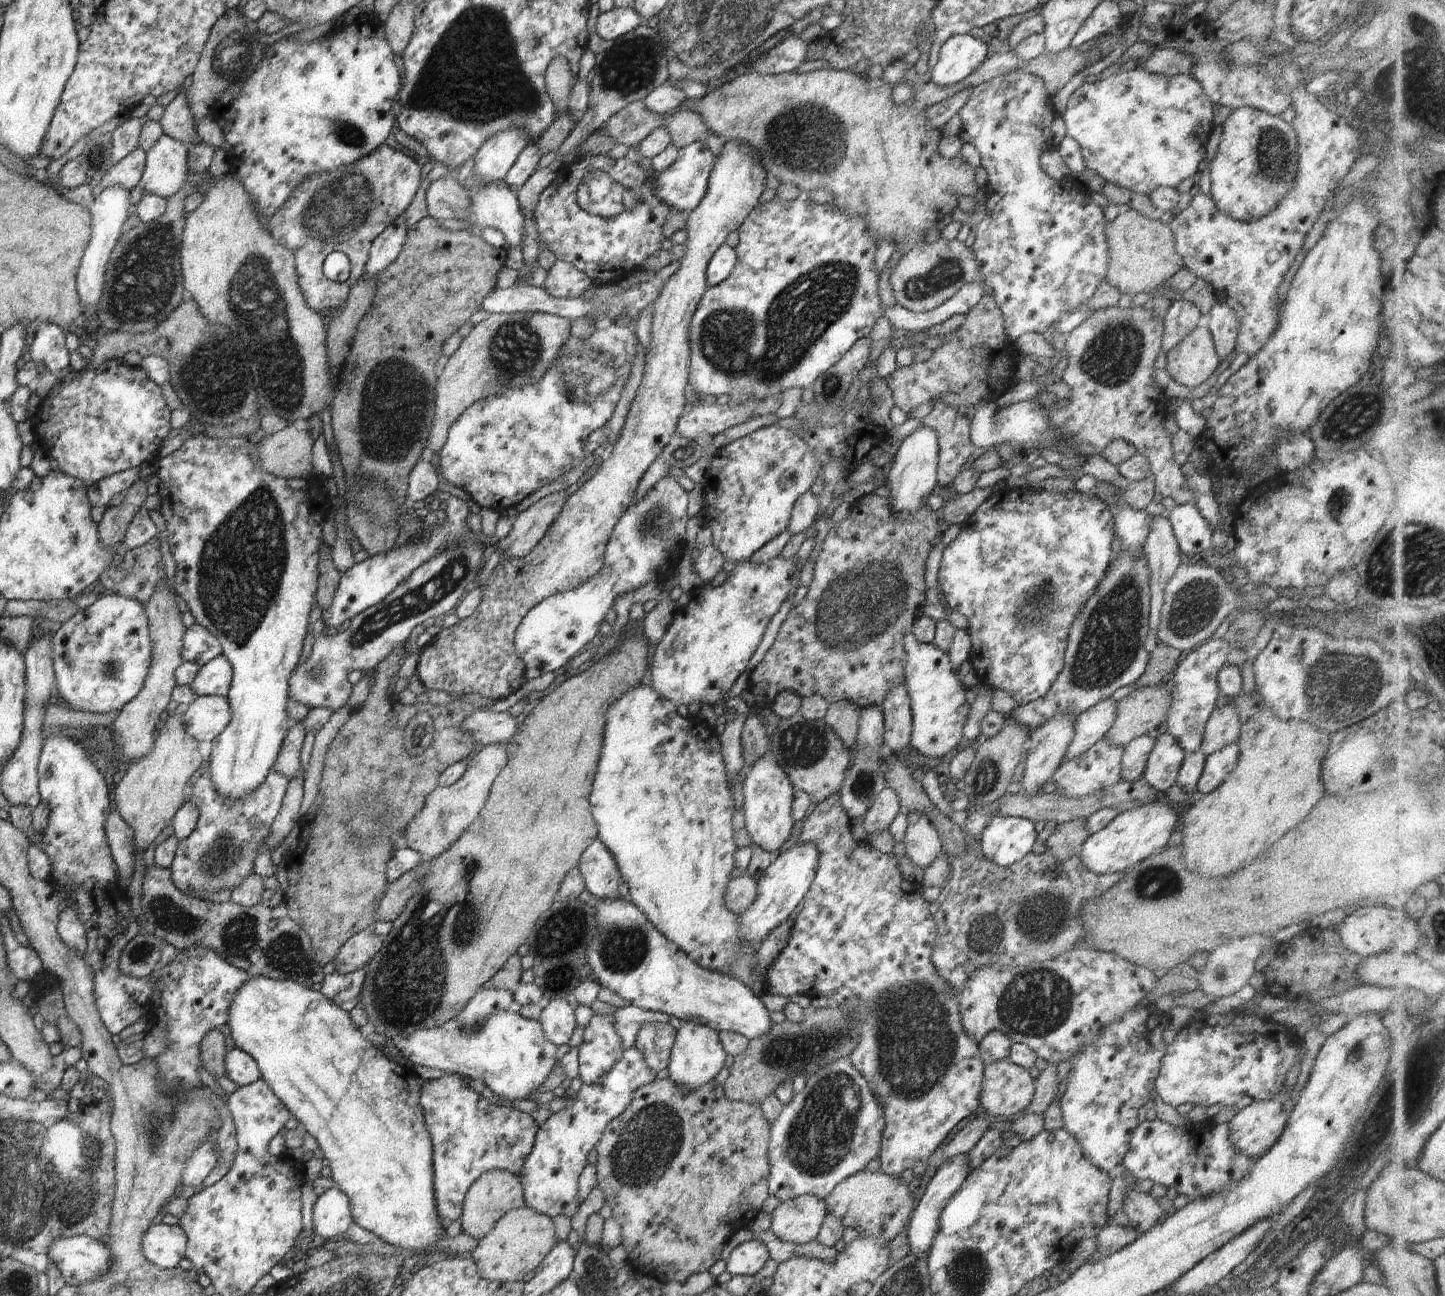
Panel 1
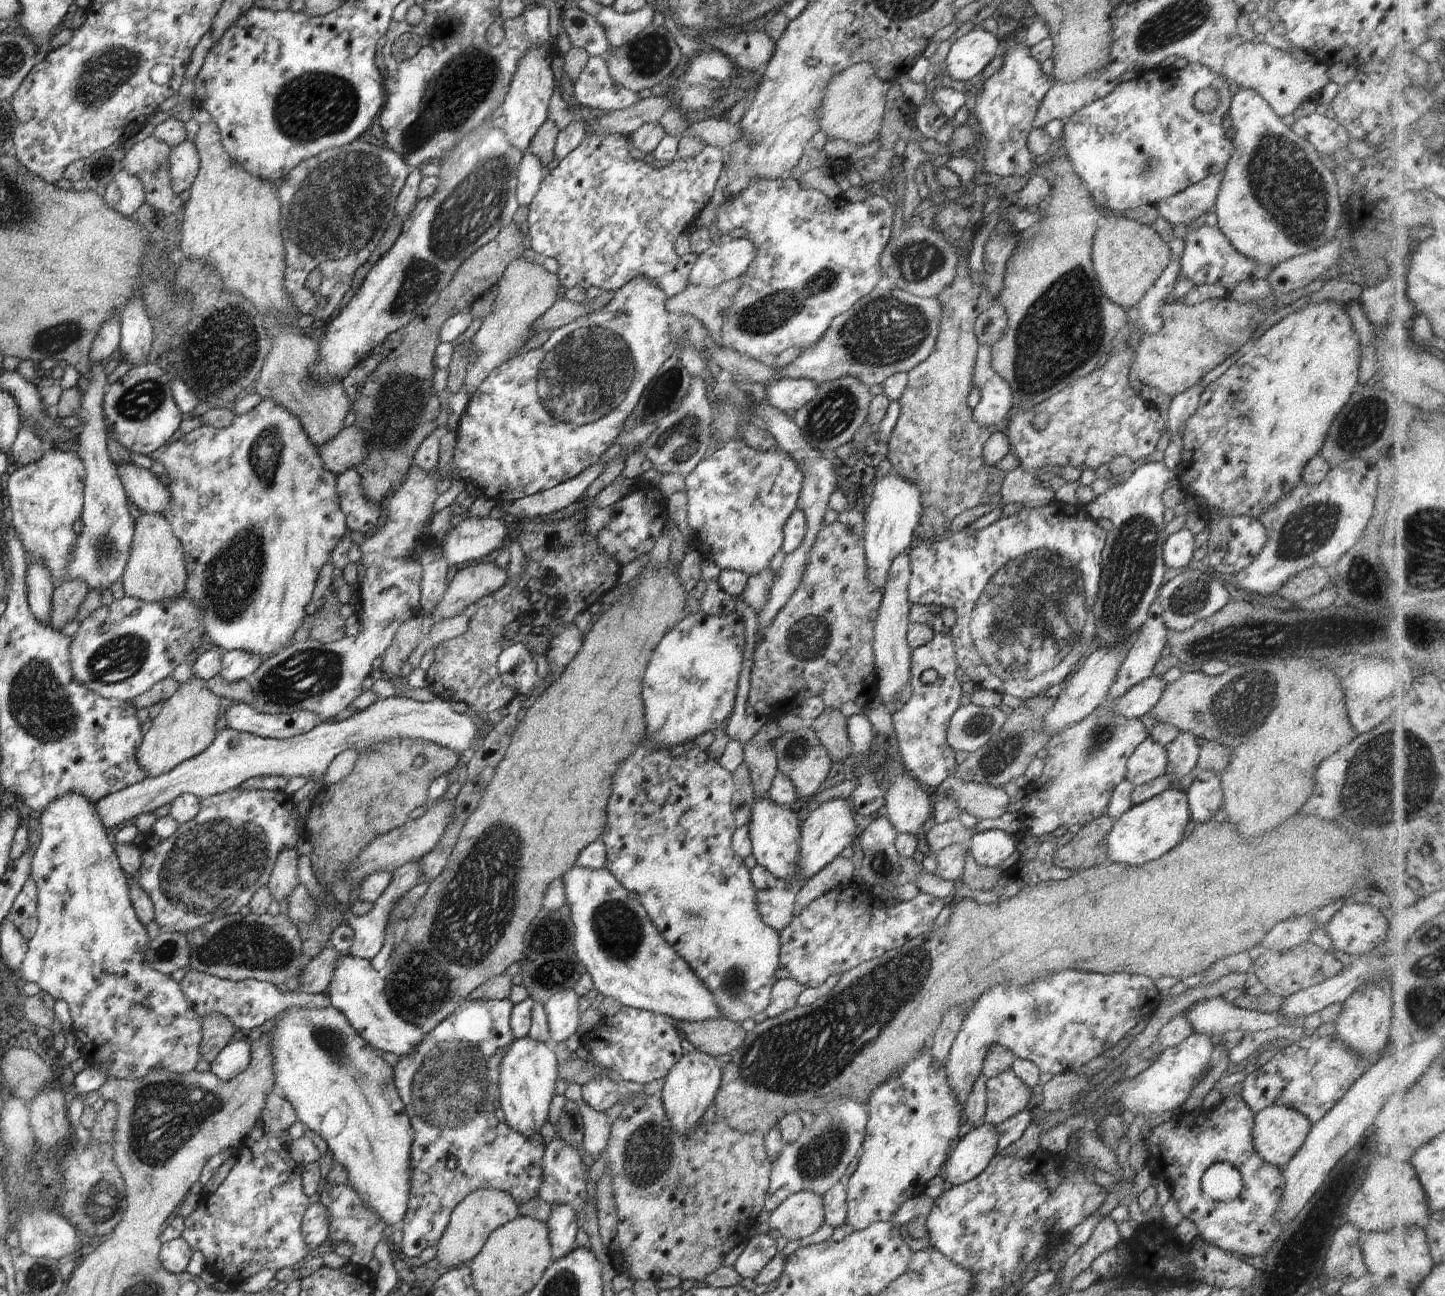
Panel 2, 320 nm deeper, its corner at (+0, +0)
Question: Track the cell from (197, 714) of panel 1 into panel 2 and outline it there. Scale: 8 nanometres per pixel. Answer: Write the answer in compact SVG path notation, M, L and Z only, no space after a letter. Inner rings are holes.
M233 702L227 709L228 728L269 739L289 739L311 731L323 721L310 711L262 714L242 702Z

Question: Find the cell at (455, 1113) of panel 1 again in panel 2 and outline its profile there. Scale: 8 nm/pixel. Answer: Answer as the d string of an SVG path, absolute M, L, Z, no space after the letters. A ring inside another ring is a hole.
M468 999L463 1000L460 1006L456 1010L443 1020L440 1024L436 1025L432 1032L424 1035L423 1041L416 1047L410 1054L406 1056L399 1056L398 1061L394 1064L393 1079L396 1090L404 1103L406 1114L410 1124L414 1127L415 1137L411 1146L411 1165L410 1165L410 1200L408 1201L408 1208L404 1218L397 1226L402 1230L402 1242L396 1246L396 1251L403 1252L405 1258L409 1262L414 1262L421 1255L424 1249L428 1246L434 1246L437 1248L440 1237L446 1230L449 1223L450 1215L456 1208L457 1204L460 1204L461 1200L464 1200L465 1196L468 1196L471 1192L480 1189L498 1189L507 1192L515 1198L515 1201L519 1205L520 1203L532 1200L538 1196L538 1191L542 1180L542 1159L545 1151L545 1142L540 1133L534 1133L529 1137L517 1133L512 1130L506 1123L498 1121L496 1118L496 1098L499 1098L498 1090L498 1078L499 1078L499 1066L501 1064L501 1058L508 1050L508 1045L515 1040L513 1037L511 1027L511 1012L513 1009L513 1002L510 999L495 1000L495 1001L470 1001Z

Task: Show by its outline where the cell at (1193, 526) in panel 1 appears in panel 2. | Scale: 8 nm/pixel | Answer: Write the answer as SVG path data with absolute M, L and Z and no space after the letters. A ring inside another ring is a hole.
M1186 528L1167 536L1163 546L1163 559L1170 568L1186 568L1192 562L1194 535Z

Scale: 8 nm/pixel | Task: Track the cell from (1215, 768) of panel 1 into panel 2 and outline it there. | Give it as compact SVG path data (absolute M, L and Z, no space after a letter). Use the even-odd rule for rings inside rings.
M1196 768L1195 776L1186 791L1189 811L1191 818L1197 823L1207 823L1223 806L1221 776L1198 768Z

